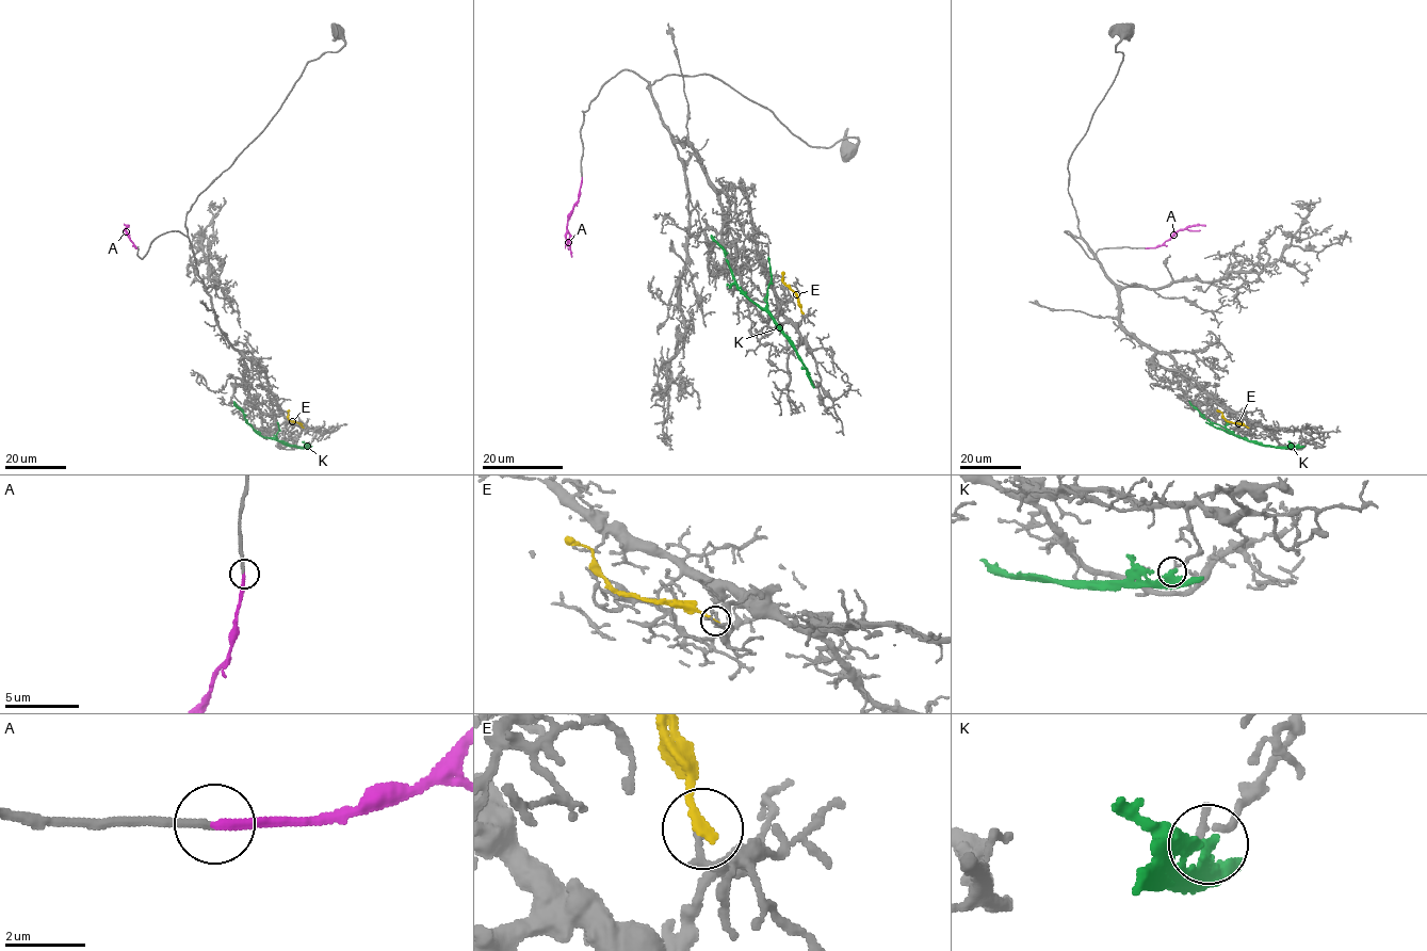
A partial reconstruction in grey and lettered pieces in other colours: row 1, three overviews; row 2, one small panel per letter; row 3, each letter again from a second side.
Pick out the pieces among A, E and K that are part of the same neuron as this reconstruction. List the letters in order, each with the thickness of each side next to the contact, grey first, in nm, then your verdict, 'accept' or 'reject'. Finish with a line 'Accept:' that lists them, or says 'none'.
A: 200 nm thick on the grey side, 200 nm on the other; accept
E: 240 nm thick on the grey side, 240 nm on the other; reject
K: 240 nm thick on the grey side, 320 nm on the other; reject
Accept: A

